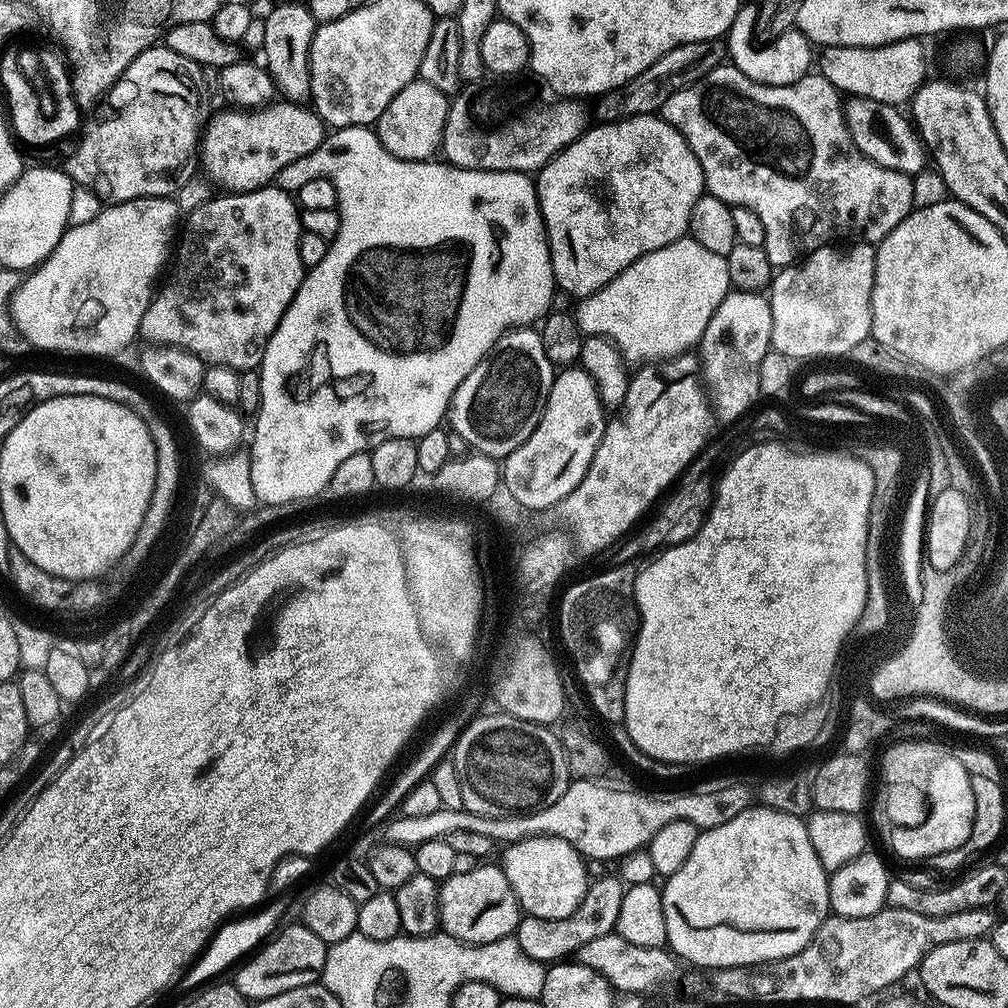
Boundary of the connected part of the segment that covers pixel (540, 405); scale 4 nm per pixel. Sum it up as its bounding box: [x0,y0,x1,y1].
[447,326,554,458]

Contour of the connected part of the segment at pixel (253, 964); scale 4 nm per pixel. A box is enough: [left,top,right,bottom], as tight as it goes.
[234,922,329,1002]

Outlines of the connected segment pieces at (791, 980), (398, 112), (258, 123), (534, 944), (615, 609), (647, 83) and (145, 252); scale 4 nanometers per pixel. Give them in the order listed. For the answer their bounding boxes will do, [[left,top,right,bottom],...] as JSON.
[[744,906,998,1004],[374,78,449,160],[198,102,326,193],[516,875,625,962],[564,563,640,726],[590,39,726,124],[11,196,181,356]]

